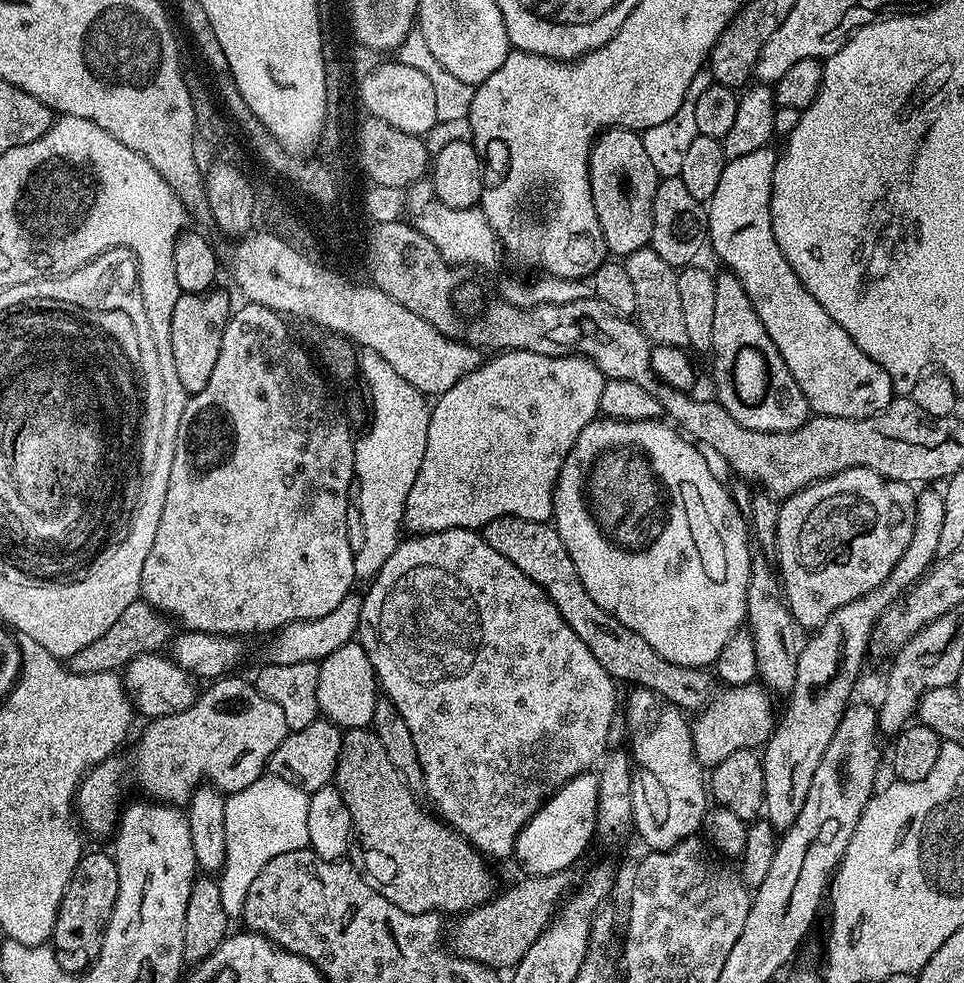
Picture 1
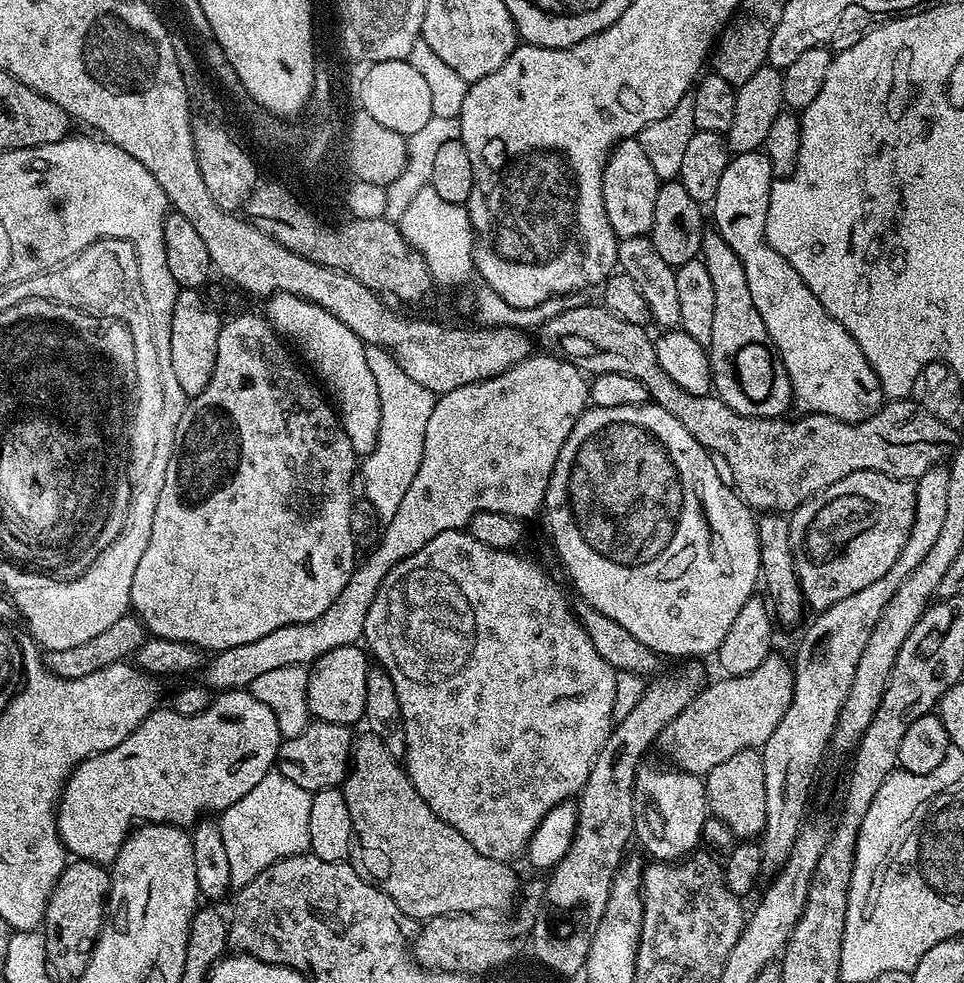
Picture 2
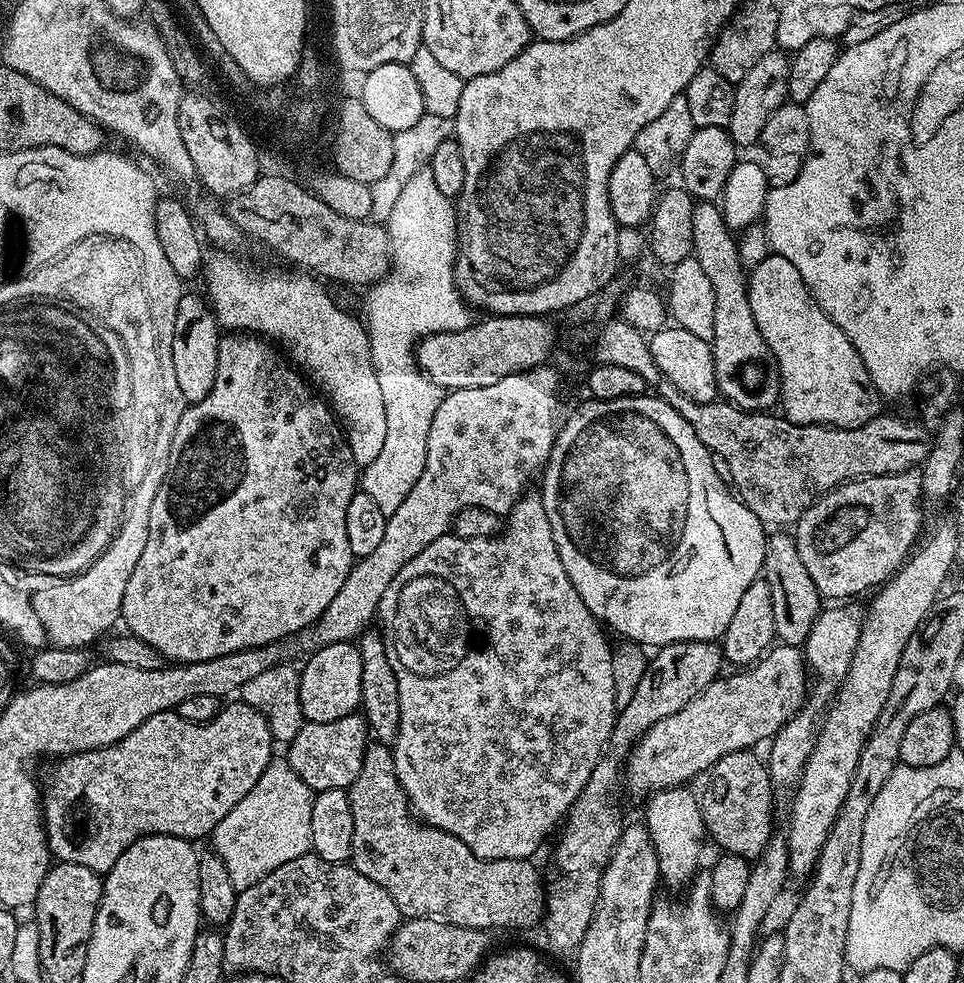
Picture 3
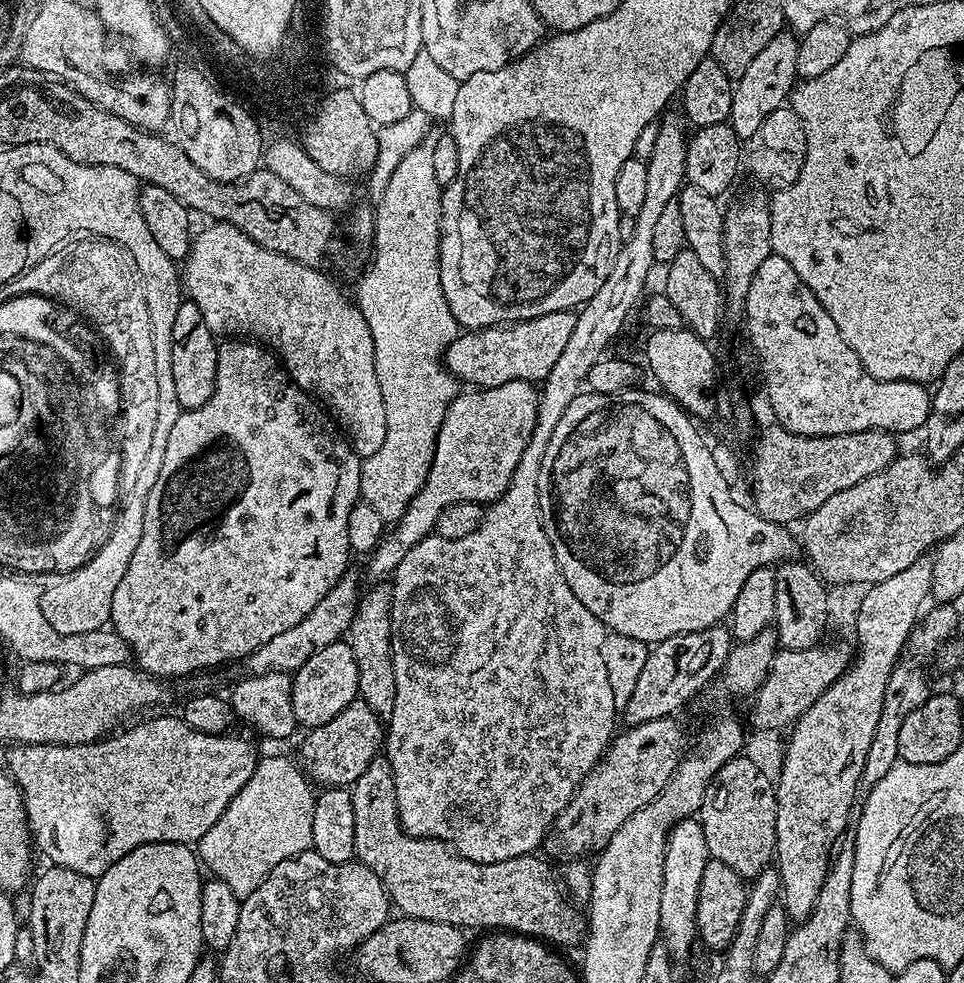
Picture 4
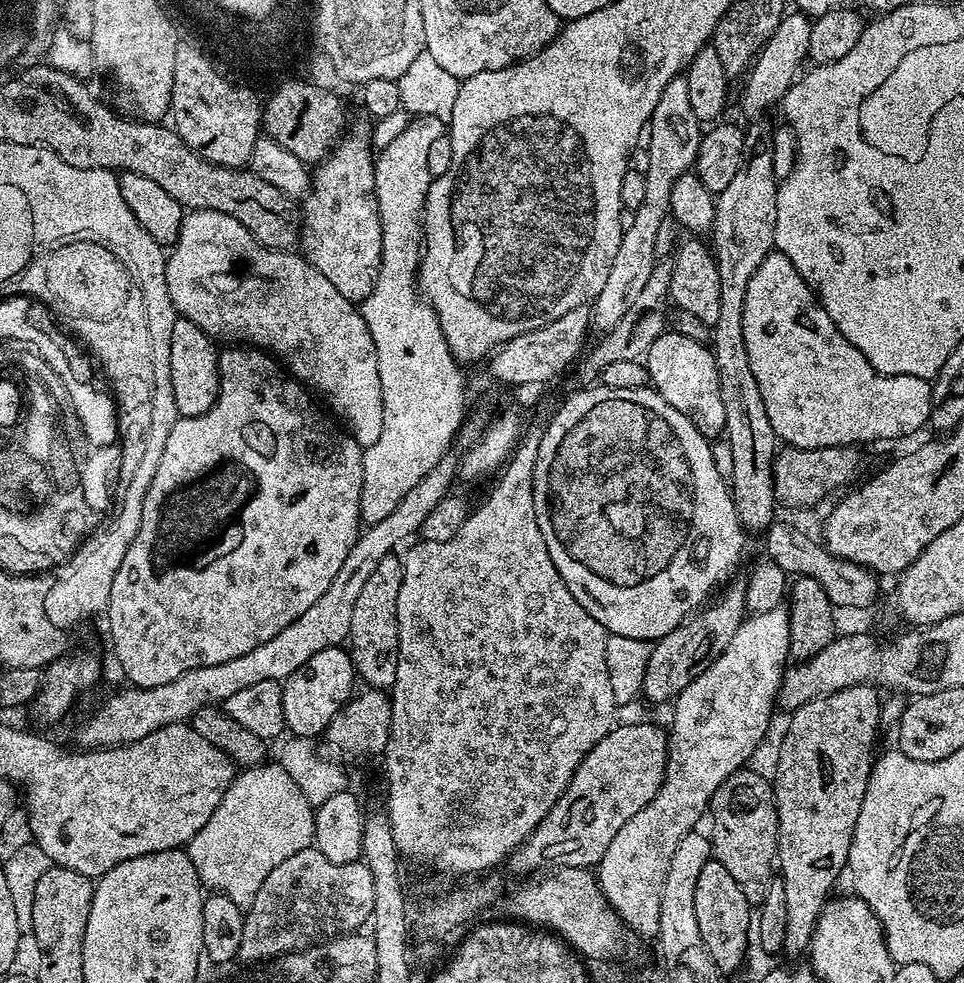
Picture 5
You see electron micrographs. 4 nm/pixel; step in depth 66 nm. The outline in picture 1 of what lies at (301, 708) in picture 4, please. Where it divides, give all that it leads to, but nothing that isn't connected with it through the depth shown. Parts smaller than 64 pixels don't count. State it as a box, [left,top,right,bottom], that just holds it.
[318,642,378,728]

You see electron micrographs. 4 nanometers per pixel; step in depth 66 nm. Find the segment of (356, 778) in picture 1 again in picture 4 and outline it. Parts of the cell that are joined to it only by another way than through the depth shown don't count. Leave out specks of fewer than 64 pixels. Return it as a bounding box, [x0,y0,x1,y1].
[350,754,586,946]

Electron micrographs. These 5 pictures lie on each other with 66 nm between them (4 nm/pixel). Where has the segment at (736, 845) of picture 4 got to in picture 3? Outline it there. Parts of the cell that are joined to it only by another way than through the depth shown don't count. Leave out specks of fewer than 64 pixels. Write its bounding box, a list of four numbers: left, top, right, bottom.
[700,750,774,858]

